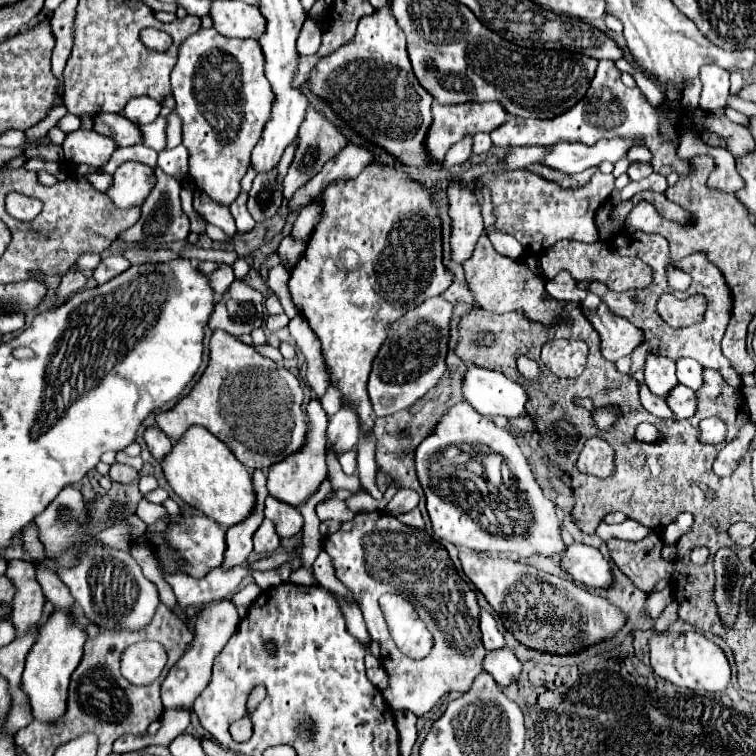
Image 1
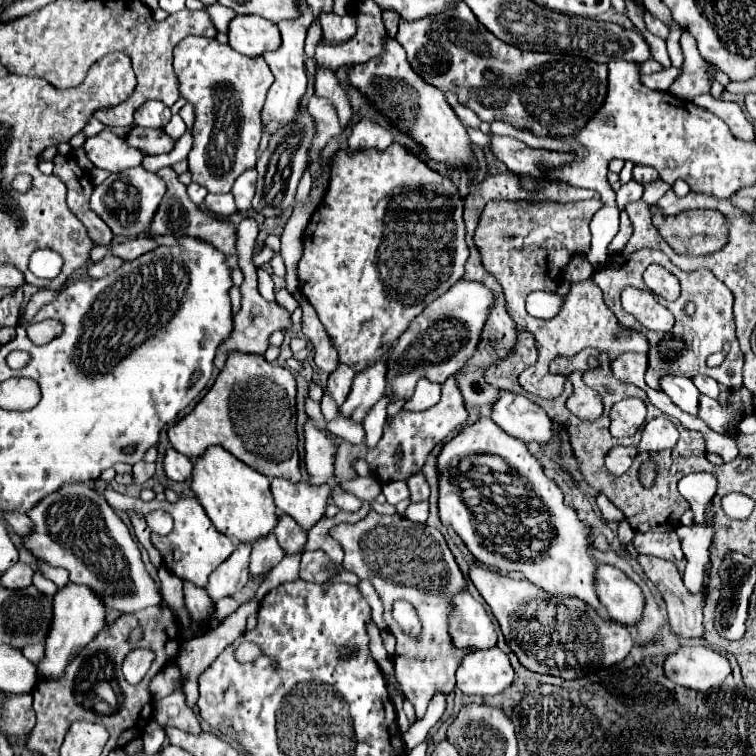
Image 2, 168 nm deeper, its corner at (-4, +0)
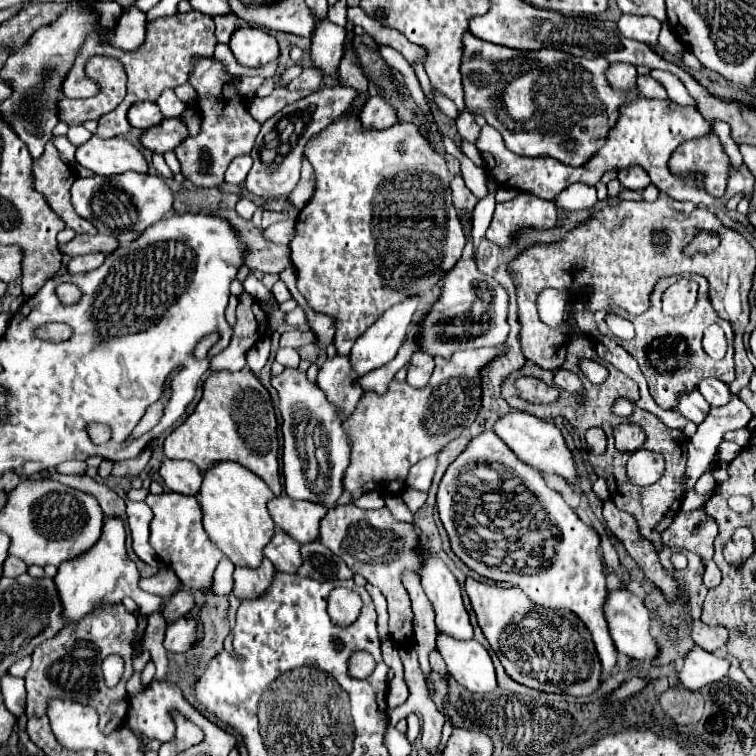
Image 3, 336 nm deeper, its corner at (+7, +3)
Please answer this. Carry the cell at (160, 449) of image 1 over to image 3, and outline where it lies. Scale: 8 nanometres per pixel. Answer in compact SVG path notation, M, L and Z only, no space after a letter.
M164 460L160 468L160 476L164 478L164 484L172 492L184 496L196 496L202 486L200 470L188 460Z

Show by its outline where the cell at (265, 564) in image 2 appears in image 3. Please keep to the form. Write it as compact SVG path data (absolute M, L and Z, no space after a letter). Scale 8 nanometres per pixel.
M264 558L262 566L256 570L236 566L232 594L240 600L260 598L260 594L264 594L264 590L268 590L268 586L272 584L272 574L274 574L274 566L268 558Z

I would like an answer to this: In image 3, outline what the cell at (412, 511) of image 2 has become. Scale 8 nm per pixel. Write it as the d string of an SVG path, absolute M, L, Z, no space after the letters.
M406 488L406 490L402 492L402 500L406 502L406 506L408 506L412 512L416 512L418 508L422 508L424 502L426 502L426 498L428 498L428 492L420 492L420 490L414 490L414 488Z

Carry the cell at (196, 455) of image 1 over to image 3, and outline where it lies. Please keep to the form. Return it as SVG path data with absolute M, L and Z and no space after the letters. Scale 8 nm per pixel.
M220 462L204 474L200 488L200 504L204 510L204 530L210 540L236 564L256 568L260 566L264 546L270 542L276 526L268 514L266 504L274 498L268 484L256 474L248 472L236 462Z

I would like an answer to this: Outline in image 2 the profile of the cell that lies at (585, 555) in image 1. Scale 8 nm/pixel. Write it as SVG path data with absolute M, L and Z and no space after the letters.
M601 563L595 571L595 591L599 593L599 603L607 609L613 621L635 625L641 617L641 589L621 569Z

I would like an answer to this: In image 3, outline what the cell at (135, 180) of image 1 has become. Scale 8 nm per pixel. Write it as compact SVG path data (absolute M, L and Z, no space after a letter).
M126 172L120 176L90 176L90 178L76 178L70 188L72 206L76 214L88 222L92 222L100 234L118 236L124 230L144 232L154 222L162 220L174 204L174 192L164 182L164 178L156 174L138 174Z

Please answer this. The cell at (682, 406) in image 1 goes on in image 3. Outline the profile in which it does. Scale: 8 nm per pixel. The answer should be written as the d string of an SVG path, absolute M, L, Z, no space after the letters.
M732 396L730 404L712 408L706 420L698 426L698 432L690 438L688 444L688 468L684 474L684 488L692 488L696 480L708 470L712 456L716 452L716 446L722 442L724 432L746 428L752 420L752 412L746 404L738 400L738 396Z

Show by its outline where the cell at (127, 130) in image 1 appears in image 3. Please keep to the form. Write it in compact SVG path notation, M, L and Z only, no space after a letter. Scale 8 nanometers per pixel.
M170 118L170 120L162 120L160 126L142 132L140 142L148 150L164 154L168 150L174 150L184 138L188 138L186 124L180 118Z

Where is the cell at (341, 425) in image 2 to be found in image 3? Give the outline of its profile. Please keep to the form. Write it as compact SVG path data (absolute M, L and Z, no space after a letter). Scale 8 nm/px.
M340 354L328 358L322 364L316 382L326 392L328 400L340 408L340 416L348 418L362 396L360 376L352 370L350 358Z

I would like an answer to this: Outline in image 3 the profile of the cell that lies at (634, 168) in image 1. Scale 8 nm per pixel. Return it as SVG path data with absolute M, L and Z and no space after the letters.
M630 166L630 168L622 168L618 172L618 182L626 190L640 190L642 192L650 184L650 178L648 178L648 174L646 174L644 168Z

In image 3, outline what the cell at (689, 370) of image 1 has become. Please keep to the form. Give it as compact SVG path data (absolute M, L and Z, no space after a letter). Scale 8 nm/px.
M704 378L700 382L698 390L712 406L726 406L732 398L728 384L724 384L722 380L716 380L716 378Z

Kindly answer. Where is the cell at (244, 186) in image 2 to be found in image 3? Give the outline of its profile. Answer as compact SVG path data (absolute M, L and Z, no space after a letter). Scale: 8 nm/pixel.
M248 154L236 156L236 158L230 162L228 170L226 170L226 182L228 182L228 184L234 184L234 186L242 184L250 168L252 168L252 158L250 158Z

